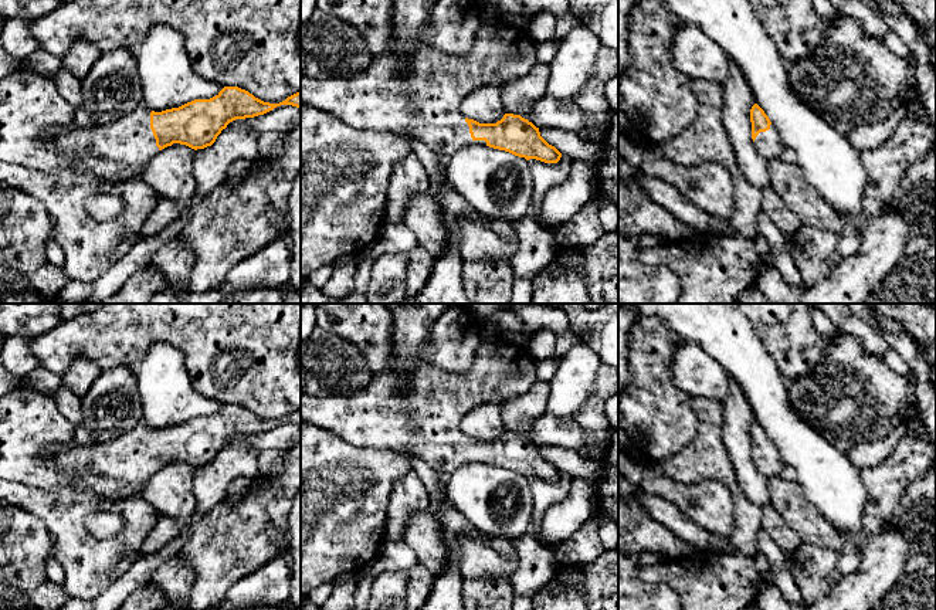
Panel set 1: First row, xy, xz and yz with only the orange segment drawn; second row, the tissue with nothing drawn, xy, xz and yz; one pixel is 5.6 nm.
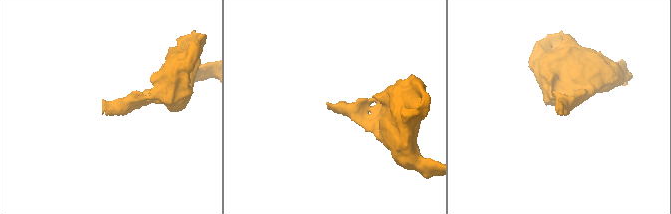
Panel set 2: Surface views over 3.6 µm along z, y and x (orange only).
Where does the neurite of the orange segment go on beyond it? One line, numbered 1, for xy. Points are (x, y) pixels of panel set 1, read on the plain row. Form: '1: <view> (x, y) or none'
1: xy (129, 458)

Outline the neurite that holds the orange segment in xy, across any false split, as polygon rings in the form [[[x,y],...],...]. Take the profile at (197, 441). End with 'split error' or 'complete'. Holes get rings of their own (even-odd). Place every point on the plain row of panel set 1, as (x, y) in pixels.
[[[224,404],[210,417],[194,417],[179,426],[150,430],[140,421],[133,430],[108,443],[61,448],[52,455],[52,464],[61,472],[69,472],[72,477],[99,475],[125,484],[145,484],[159,468],[173,461],[186,462],[194,468],[211,464],[230,440],[264,433],[281,423],[301,427],[301,409],[279,421],[269,421],[238,404]]]; split error

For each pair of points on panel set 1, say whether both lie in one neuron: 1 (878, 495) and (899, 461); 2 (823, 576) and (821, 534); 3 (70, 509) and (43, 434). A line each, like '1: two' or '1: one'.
1: one
2: two
3: two

